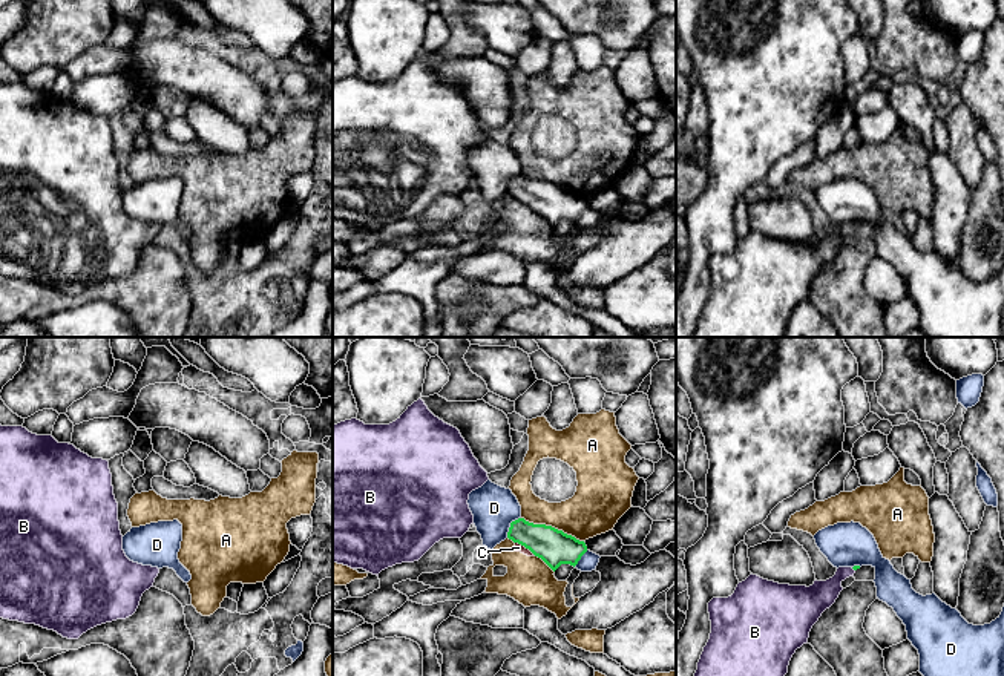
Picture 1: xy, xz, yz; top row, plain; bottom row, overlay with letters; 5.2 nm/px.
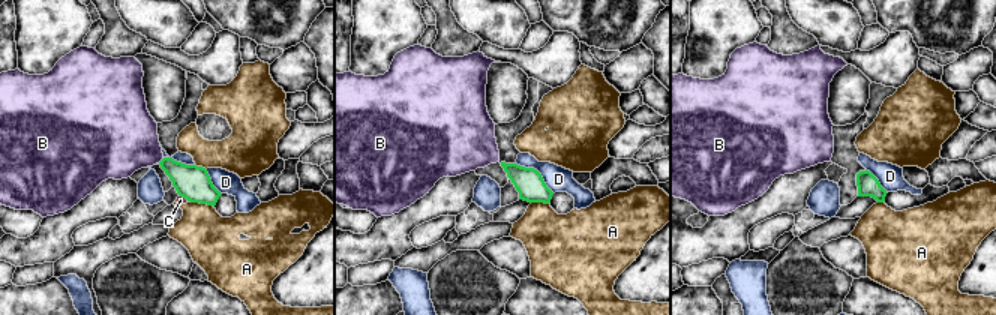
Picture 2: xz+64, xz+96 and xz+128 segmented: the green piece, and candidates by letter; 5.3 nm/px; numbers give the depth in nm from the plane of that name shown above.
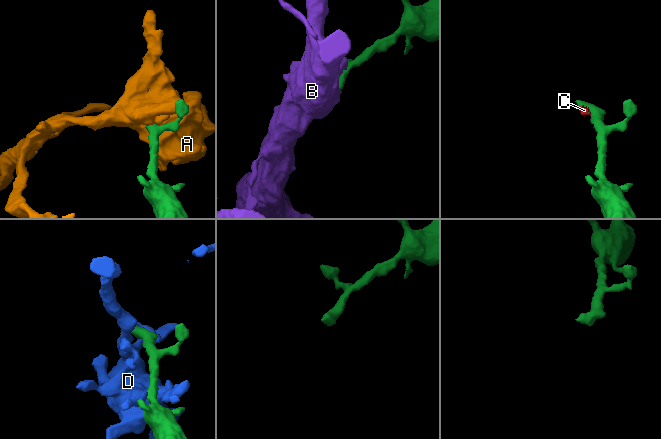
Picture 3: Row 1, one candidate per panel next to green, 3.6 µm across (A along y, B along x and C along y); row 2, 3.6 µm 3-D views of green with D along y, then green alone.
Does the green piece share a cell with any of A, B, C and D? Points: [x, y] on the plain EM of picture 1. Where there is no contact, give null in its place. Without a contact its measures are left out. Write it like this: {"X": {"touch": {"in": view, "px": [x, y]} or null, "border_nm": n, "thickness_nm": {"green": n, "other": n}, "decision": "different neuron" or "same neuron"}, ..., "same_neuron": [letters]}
{"A": {"touch": {"in": "xz", "px": [551, 183]}, "border_nm": 360, "thickness_nm": {"green": 190, "other": 260}, "decision": "different neuron"}, "B": {"touch": null, "decision": "same neuron"}, "C": {"touch": {"in": "xz", "px": [526, 204]}, "border_nm": 130, "thickness_nm": {"green": 190, "other": 50}, "decision": "different neuron"}, "D": {"touch": {"in": "xz", "px": [511, 183]}, "border_nm": 130, "thickness_nm": {"green": 180, "other": 240}, "decision": "different neuron"}, "same_neuron": ["B"]}

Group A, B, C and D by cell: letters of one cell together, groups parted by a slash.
A C / B / D

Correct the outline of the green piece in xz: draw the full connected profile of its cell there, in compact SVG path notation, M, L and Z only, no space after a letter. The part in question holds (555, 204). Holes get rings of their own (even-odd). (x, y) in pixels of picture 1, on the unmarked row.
M518 175L510 179L507 195L529 205L553 228L561 221L570 221L575 224L587 208L584 198L579 198L552 182L533 181L524 175Z

